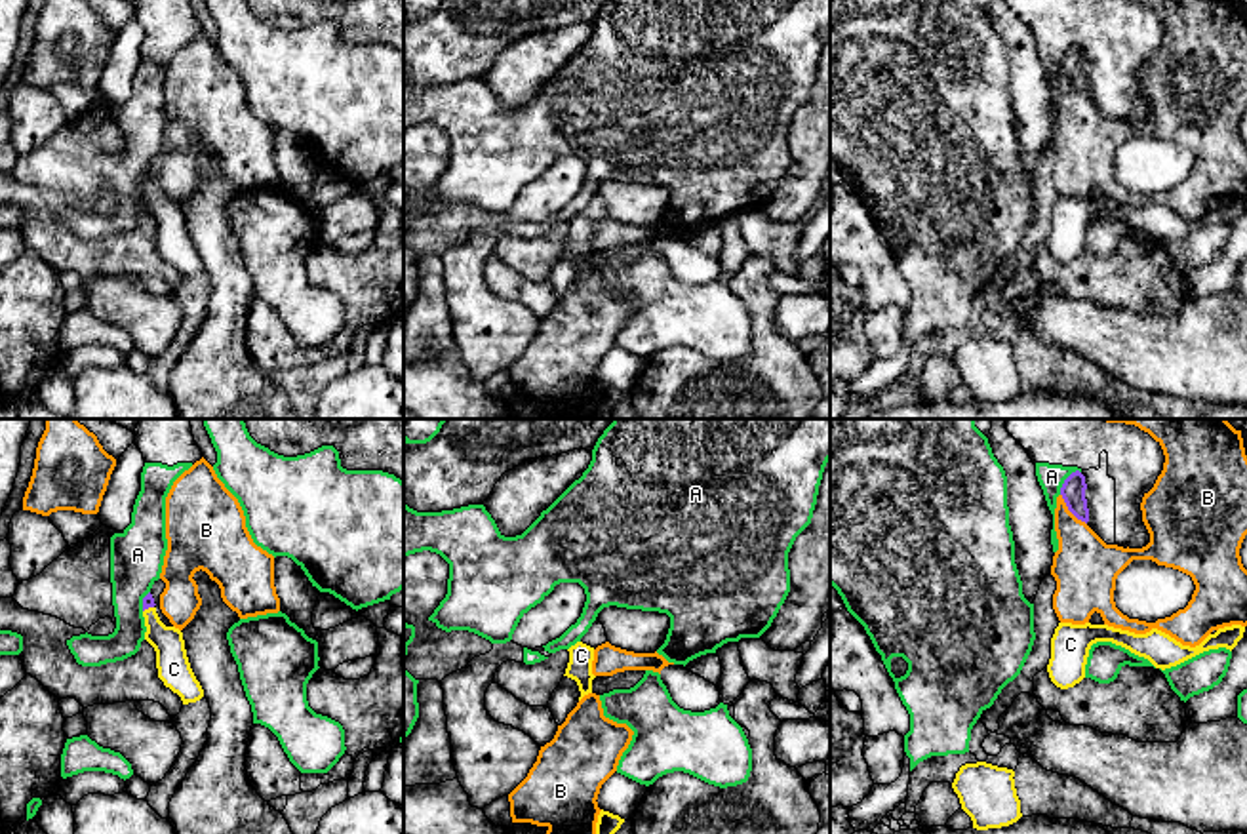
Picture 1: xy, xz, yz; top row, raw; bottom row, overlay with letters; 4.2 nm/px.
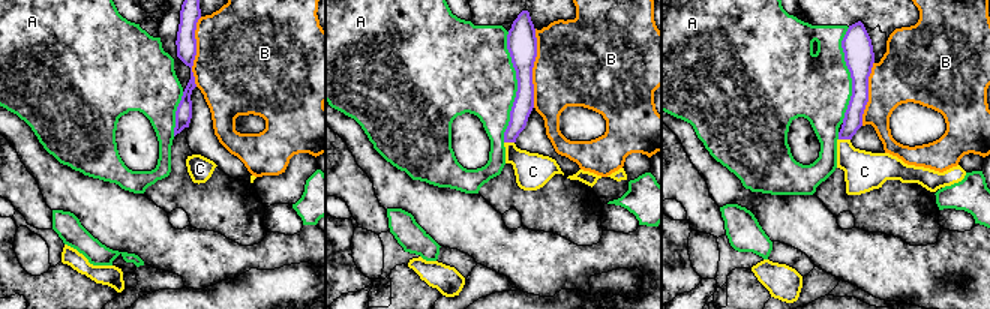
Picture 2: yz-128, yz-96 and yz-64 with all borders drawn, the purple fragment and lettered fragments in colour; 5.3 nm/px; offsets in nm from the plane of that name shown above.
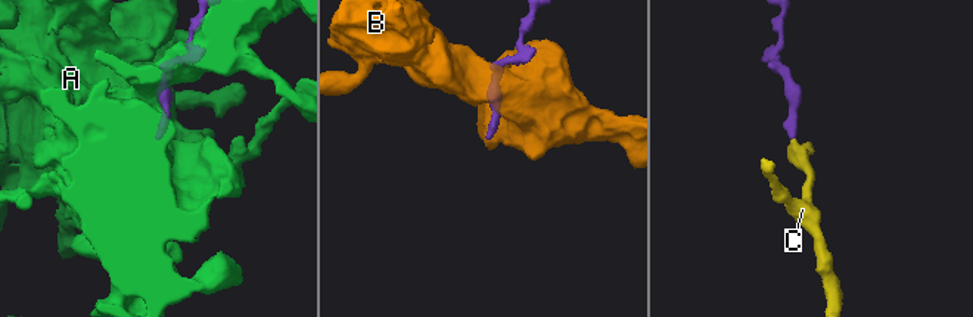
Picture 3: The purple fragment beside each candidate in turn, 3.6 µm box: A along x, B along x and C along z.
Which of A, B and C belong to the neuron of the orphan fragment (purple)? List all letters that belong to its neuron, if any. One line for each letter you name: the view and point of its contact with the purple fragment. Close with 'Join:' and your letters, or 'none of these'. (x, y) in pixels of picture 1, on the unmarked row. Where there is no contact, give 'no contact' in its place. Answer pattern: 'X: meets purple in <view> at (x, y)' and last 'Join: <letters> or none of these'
C: meets purple in xy at (147, 181)
Join: C

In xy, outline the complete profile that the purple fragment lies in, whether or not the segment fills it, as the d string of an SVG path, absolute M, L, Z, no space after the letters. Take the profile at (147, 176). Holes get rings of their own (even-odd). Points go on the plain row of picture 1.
M148 166L143 171L145 213L156 225L158 251L181 270L183 278L196 276L204 270L204 263L190 242L183 206L175 200L166 200L154 179L154 171Z

